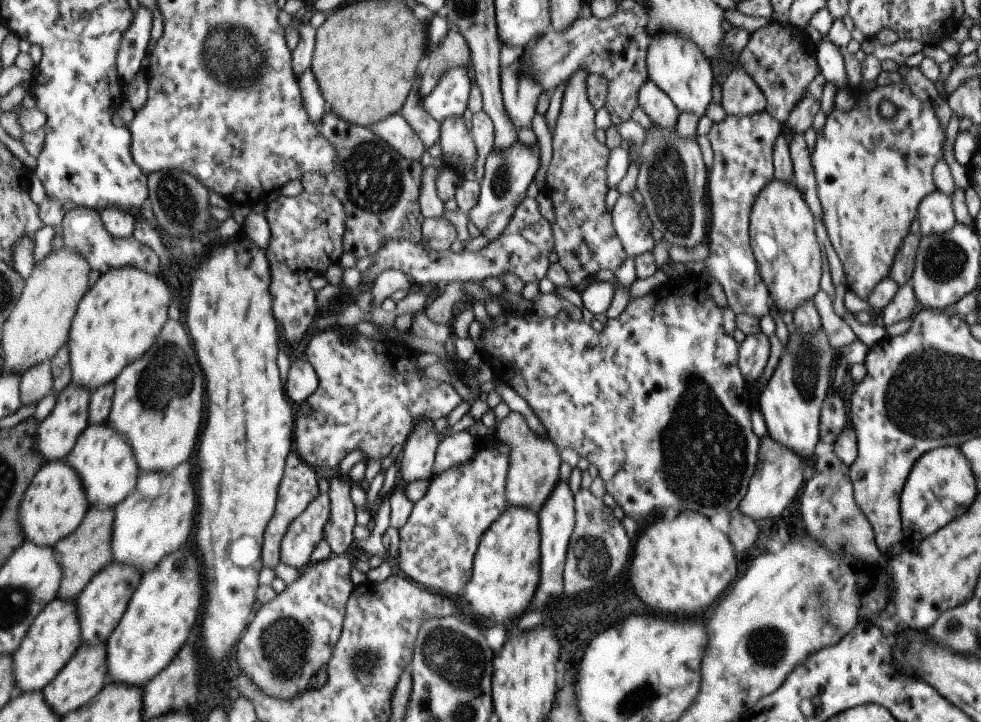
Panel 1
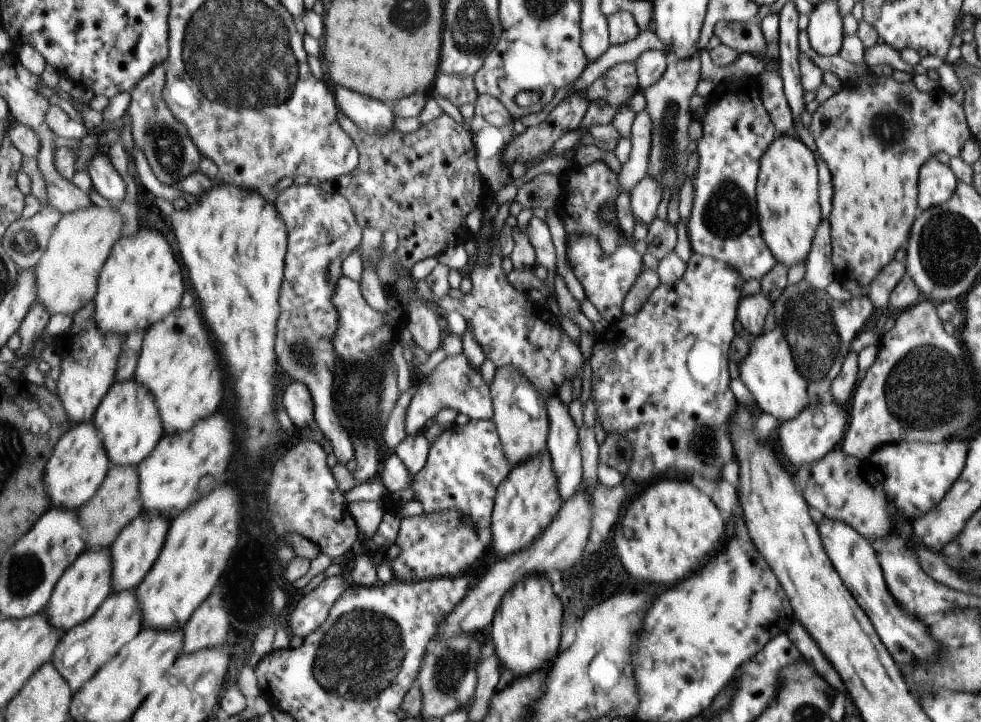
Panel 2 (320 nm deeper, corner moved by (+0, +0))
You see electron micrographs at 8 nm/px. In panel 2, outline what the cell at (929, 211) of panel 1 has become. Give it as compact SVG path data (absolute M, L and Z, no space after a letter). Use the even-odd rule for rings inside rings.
M929 157L918 172L916 205L917 211L943 204L953 192L957 178L951 173L949 165Z

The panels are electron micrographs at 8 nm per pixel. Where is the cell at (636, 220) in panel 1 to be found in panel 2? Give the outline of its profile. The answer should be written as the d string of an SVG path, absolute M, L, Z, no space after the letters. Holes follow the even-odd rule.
M645 175L629 192L630 210L635 220L648 224L655 218L657 204L661 202L662 188L654 178Z

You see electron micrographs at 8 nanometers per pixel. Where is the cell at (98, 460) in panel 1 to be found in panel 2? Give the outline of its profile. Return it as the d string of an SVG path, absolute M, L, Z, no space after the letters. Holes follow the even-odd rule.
M137 379L117 380L110 392L102 400L93 418L100 432L112 466L139 466L164 437L163 417L153 391Z

